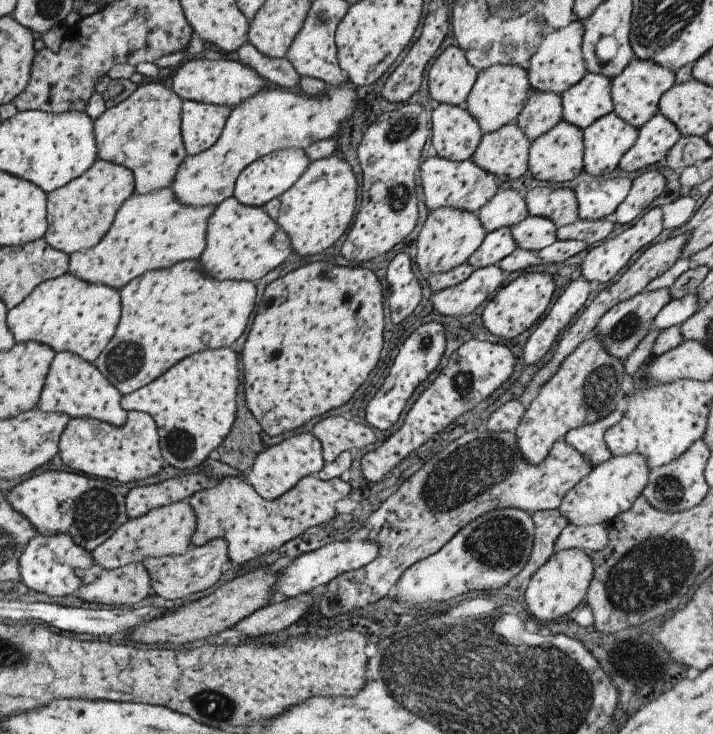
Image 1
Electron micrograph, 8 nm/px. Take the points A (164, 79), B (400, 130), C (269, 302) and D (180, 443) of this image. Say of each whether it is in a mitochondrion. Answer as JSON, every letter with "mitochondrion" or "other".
{"A":"other","B":"mitochondrion","C":"other","D":"mitochondrion"}

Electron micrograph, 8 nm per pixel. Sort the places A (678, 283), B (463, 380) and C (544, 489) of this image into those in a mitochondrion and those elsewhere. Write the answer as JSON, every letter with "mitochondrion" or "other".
{"A":"other","B":"mitochondrion","C":"other"}

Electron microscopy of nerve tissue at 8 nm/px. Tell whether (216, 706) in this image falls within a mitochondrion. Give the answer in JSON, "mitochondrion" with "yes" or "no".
{"mitochondrion":"yes"}

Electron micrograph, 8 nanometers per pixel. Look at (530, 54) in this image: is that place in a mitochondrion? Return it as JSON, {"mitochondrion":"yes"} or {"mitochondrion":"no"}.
{"mitochondrion":"no"}

